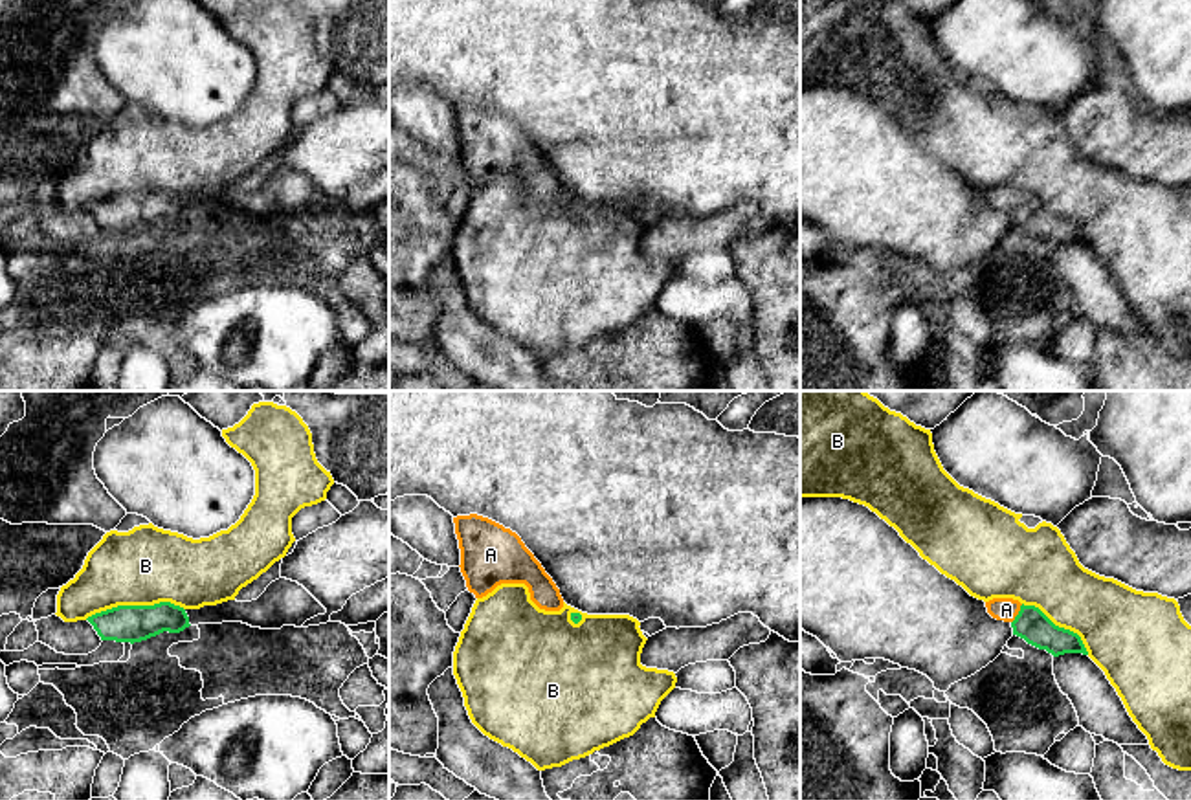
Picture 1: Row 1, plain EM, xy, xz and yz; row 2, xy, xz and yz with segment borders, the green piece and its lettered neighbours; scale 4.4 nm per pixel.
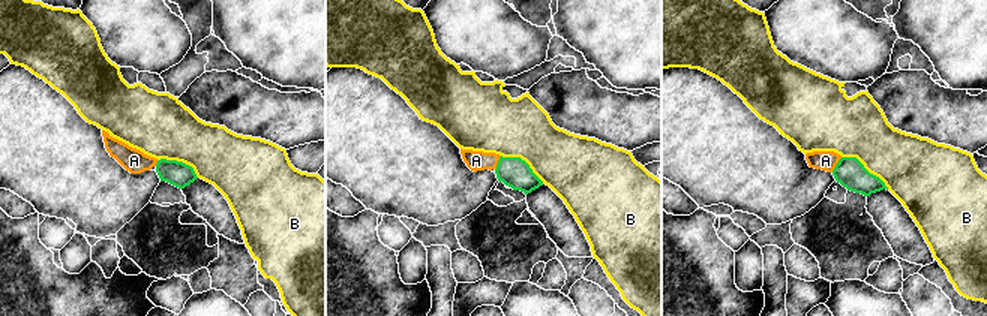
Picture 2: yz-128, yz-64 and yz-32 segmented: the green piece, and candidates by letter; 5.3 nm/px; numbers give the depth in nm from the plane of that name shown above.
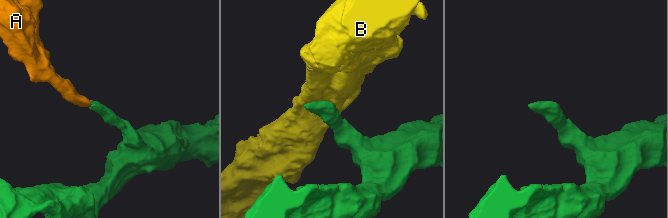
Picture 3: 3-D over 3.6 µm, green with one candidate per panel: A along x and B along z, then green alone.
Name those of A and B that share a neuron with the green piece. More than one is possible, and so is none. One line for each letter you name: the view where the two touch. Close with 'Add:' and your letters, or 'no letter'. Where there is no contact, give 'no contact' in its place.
A: yz
Add: A

